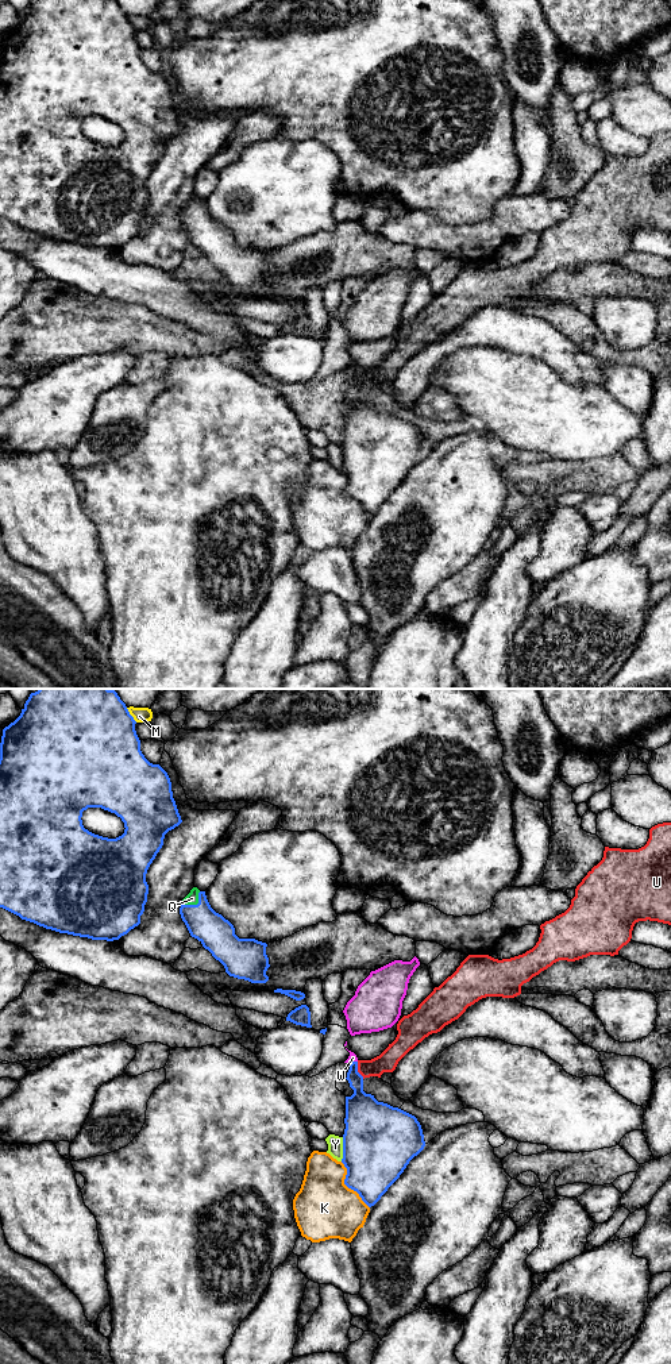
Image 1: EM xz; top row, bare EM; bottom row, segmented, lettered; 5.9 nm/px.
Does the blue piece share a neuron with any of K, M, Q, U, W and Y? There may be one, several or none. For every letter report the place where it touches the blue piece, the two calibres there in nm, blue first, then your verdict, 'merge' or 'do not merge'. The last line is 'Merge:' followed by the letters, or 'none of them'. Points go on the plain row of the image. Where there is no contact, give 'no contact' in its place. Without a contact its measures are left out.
K: xz (347, 494) | 380/360 nm | do not merge
M: xz (130, 23) | 500/100 nm | do not merge
Q: xz (195, 214) | 200/80 nm | merge
U: xz (357, 378) | 200/120 nm | do not merge
W: xz (353, 370) | 140/50 nm | do not merge
Y: xz (343, 458) | 440/100 nm | do not merge
Merge: Q

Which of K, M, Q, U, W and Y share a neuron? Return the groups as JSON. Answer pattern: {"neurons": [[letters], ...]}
{"neurons": [["K"], ["M"], ["Q"], ["U"], ["W"], ["Y"]]}

